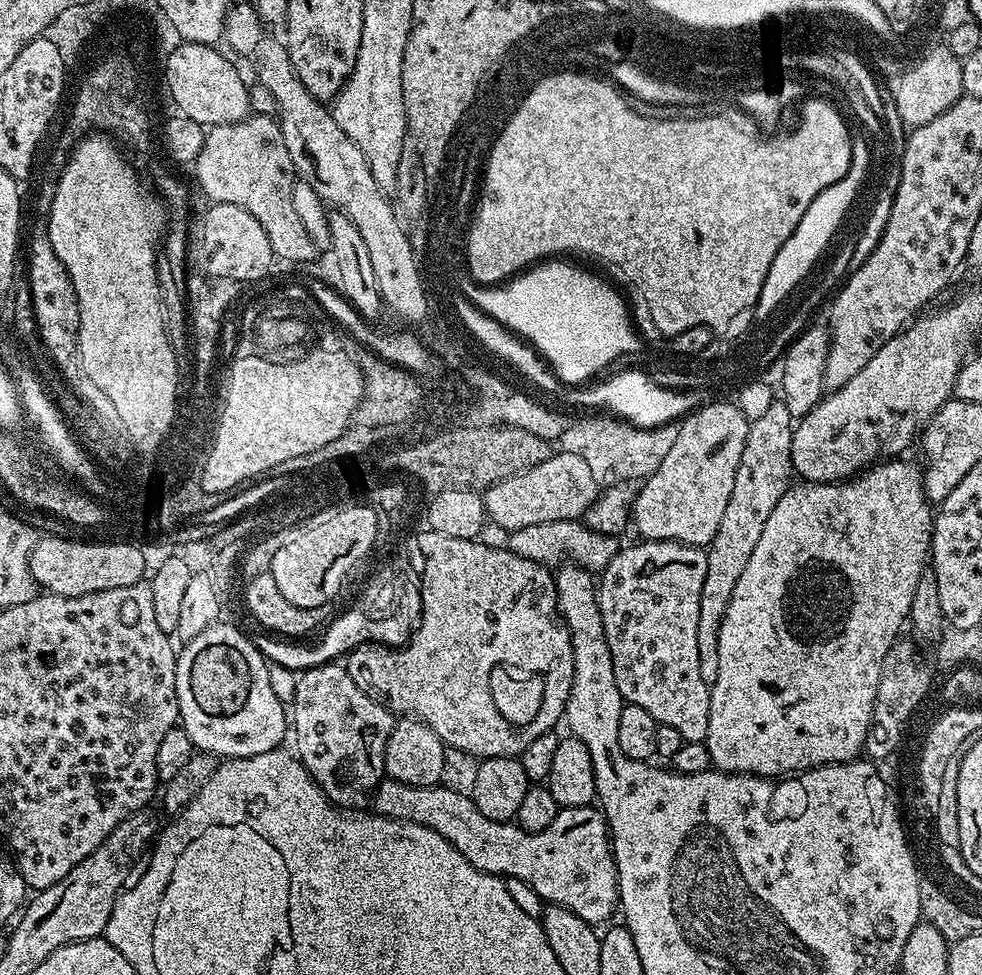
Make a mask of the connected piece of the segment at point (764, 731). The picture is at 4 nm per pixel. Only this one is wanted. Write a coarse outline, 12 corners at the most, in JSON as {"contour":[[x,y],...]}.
{"contour":[[921,469],[796,482],[718,630],[713,769],[864,752]]}

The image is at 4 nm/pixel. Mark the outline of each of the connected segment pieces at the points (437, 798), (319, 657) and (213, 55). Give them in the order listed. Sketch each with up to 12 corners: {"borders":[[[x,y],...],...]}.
{"borders":[[[385,778],[370,808],[442,834],[600,926],[620,903],[608,821],[561,808],[546,830],[486,818],[467,791]],[[408,586],[400,616],[372,624],[341,611],[313,648],[257,639],[271,663],[293,670],[335,661],[369,642],[403,645],[417,623]],[[210,44],[163,61],[179,115],[203,126],[249,115],[240,72]]]}

